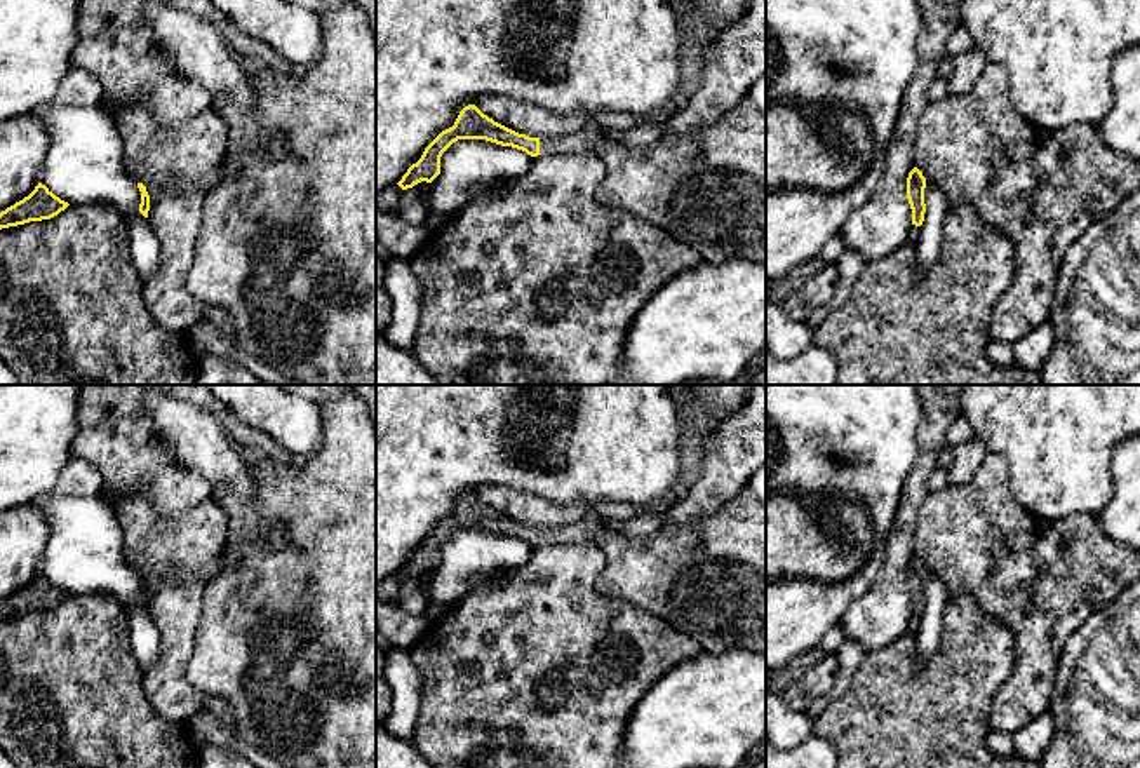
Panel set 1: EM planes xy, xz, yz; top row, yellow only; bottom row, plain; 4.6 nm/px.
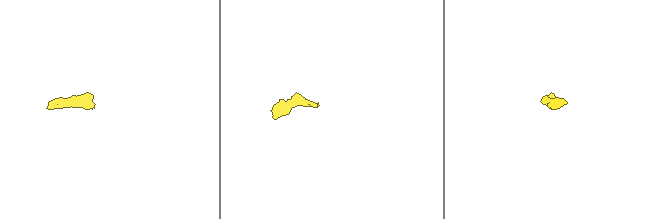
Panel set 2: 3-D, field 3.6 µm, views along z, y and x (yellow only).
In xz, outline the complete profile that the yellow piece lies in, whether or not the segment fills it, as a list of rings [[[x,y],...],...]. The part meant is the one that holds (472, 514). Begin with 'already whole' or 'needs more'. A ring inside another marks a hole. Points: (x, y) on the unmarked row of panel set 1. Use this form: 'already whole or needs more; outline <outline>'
needs more; outline [[[468,495],[459,502],[454,515],[442,521],[425,538],[421,549],[407,559],[397,575],[407,580],[421,571],[432,573],[440,564],[442,543],[458,529],[486,529],[538,547],[547,543],[595,543],[597,536],[609,528],[606,517],[599,515],[592,507],[574,524],[562,528],[529,528],[494,512],[475,495]]]

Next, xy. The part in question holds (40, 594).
already whole; outline [[[38,573],[28,587],[0,603],[0,620],[30,611],[50,610],[68,596],[68,592],[56,587],[45,575]]]

